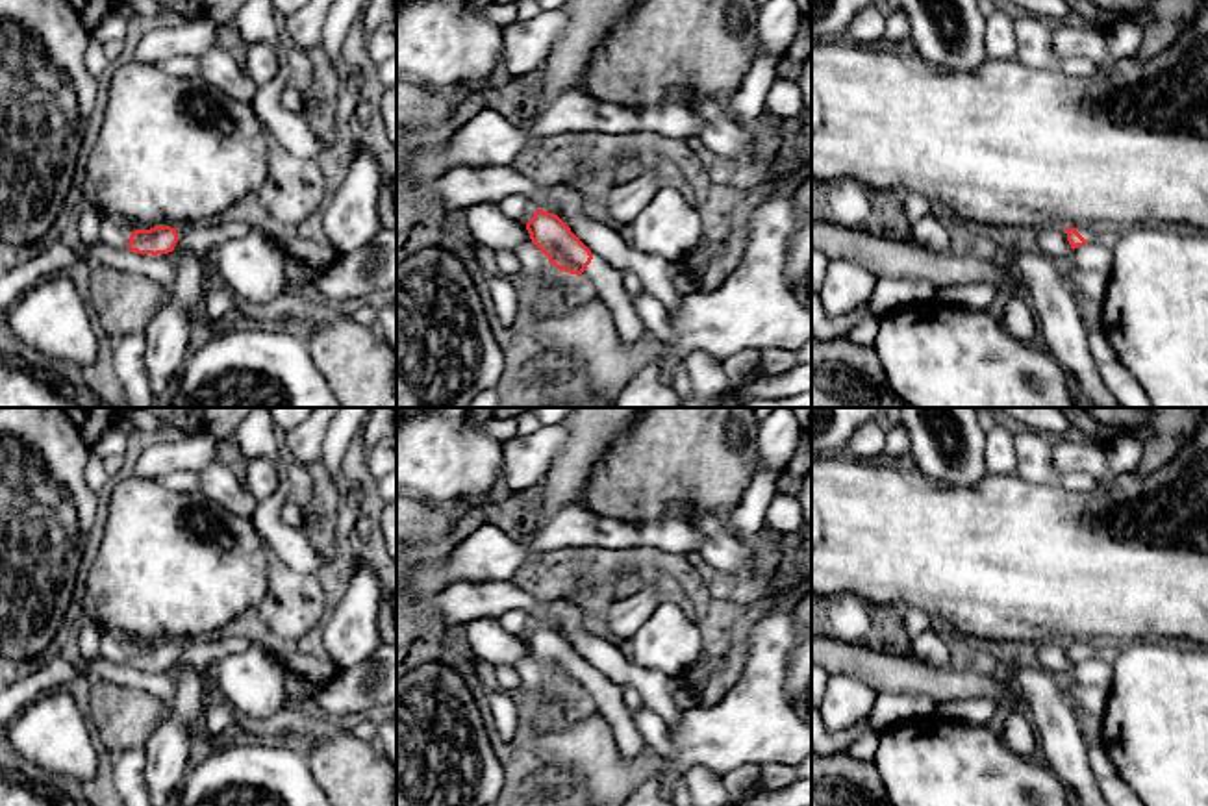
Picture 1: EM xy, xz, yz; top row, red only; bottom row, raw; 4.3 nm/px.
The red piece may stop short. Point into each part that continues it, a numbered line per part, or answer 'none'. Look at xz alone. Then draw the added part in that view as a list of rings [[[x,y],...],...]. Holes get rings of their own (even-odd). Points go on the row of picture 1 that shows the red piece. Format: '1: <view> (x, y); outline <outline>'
1: xz (601, 278); outline [[[593,258],[580,274],[580,280],[587,291],[602,298],[613,311],[617,332],[624,343],[639,343],[650,334],[630,302],[619,269],[611,267],[602,258]]]

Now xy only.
none

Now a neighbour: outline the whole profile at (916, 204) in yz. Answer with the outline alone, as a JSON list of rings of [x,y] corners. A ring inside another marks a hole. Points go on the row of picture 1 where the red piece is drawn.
[[[904,193],[904,211],[910,222],[930,213],[930,200],[923,193]]]

